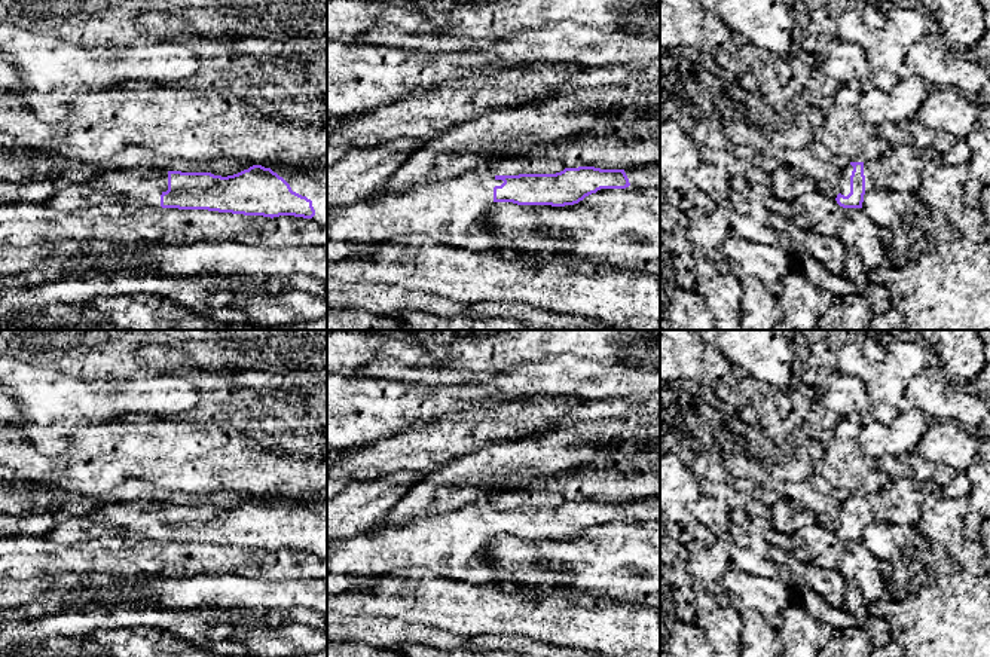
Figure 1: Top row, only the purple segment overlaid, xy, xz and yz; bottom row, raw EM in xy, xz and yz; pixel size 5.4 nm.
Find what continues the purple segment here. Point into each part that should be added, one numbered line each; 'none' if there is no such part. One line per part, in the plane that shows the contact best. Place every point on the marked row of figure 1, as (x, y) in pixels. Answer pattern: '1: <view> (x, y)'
1: yz (845, 176)

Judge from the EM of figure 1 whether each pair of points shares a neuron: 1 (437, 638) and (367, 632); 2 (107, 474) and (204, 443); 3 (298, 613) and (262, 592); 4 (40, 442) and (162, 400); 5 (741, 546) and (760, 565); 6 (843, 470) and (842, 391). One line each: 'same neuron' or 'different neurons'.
1: same neuron
2: same neuron
3: different neurons
4: same neuron
5: same neuron
6: different neurons

